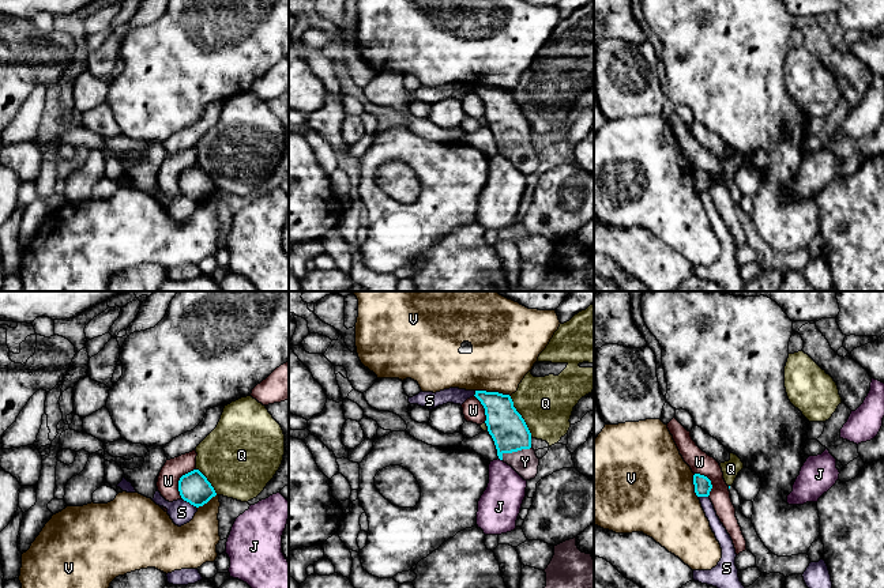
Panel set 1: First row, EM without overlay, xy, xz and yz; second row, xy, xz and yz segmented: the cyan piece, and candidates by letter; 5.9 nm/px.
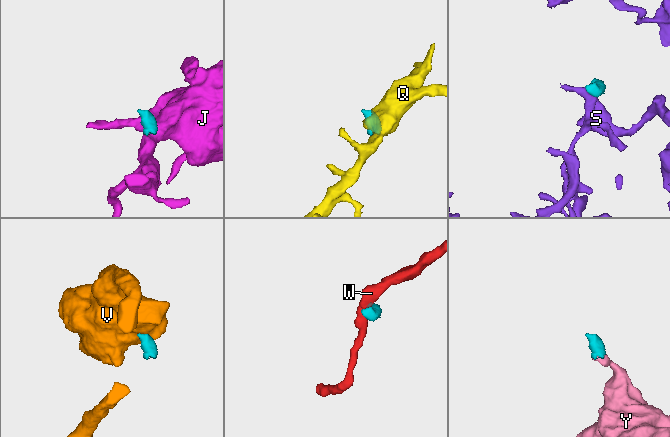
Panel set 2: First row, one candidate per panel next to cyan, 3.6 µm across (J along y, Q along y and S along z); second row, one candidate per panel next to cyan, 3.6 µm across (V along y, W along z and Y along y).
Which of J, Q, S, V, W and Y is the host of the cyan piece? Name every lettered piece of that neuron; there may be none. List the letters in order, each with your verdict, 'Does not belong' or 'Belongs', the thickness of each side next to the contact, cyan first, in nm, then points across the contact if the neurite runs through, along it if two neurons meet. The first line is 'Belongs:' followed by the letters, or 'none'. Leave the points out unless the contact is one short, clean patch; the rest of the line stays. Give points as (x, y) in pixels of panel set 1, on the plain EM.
Belongs: Y
J: Does not belong. Thickness 220 nm (cyan) against 240 nm. Boundary: xz (499, 153), (501, 155)
Q: Does not belong. Thickness 220 nm (cyan) against 320 nm. Boundary: xz (510, 91), (531, 131)
S: Does not belong. Thickness 180 nm (cyan) against 140 nm. Boundary: xy (181, 192), (196, 203)
V: Does not belong. Thickness 220 nm (cyan) against 380 nm. Boundary: xz (476, 85), (497, 86), (510, 91)
W: Does not belong. Thickness 180 nm (cyan) against 130 nm. Boundary: xy (195, 164), (180, 173), (180, 192)
Y: Belongs. Thickness 220 nm (cyan) against 150 nm. Path across: xz (506, 120), (512, 134), (514, 146), (525, 157)

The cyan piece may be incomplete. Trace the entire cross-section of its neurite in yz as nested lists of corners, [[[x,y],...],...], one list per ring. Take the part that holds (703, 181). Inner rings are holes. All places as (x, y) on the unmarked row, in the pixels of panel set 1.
[[[700,169],[693,170],[695,188],[697,192],[708,192],[712,184],[711,176]]]

